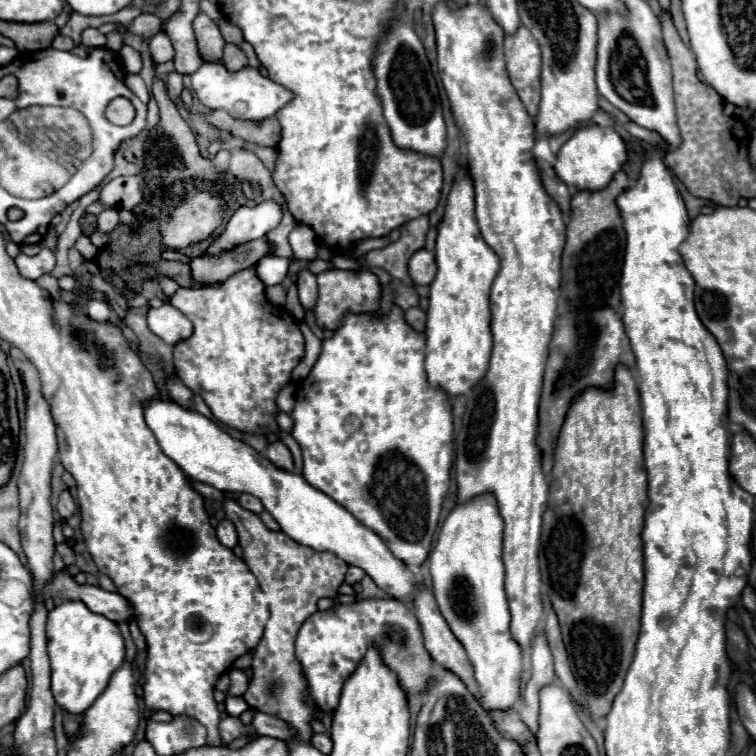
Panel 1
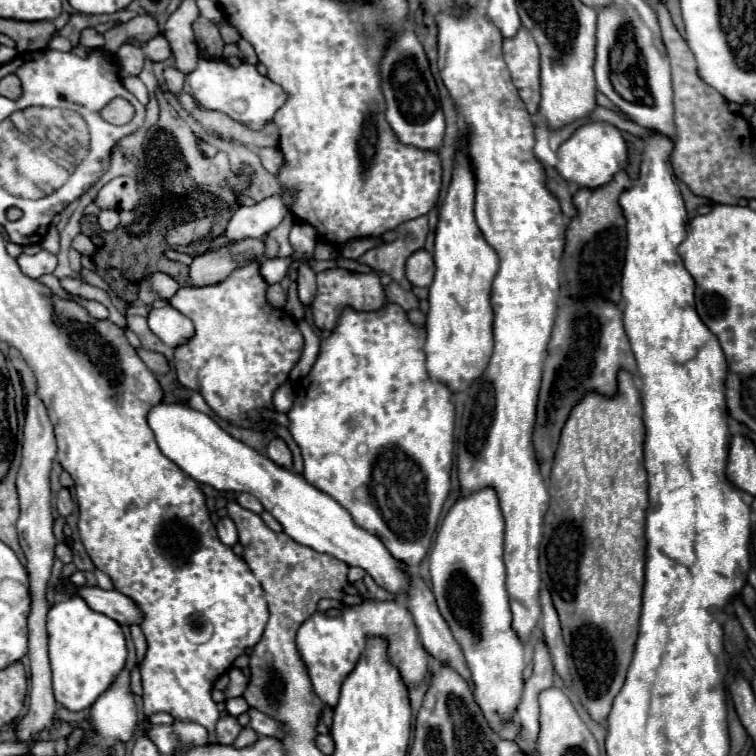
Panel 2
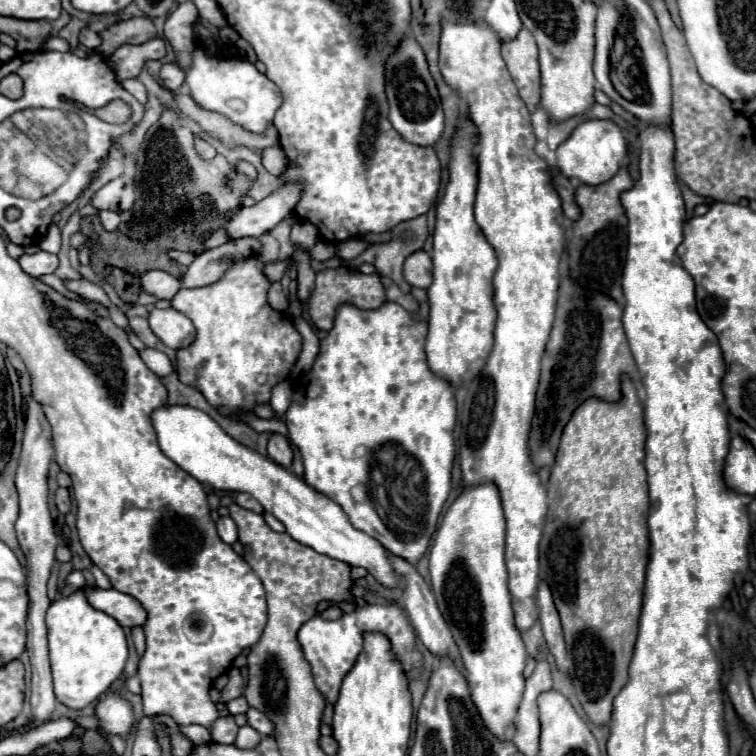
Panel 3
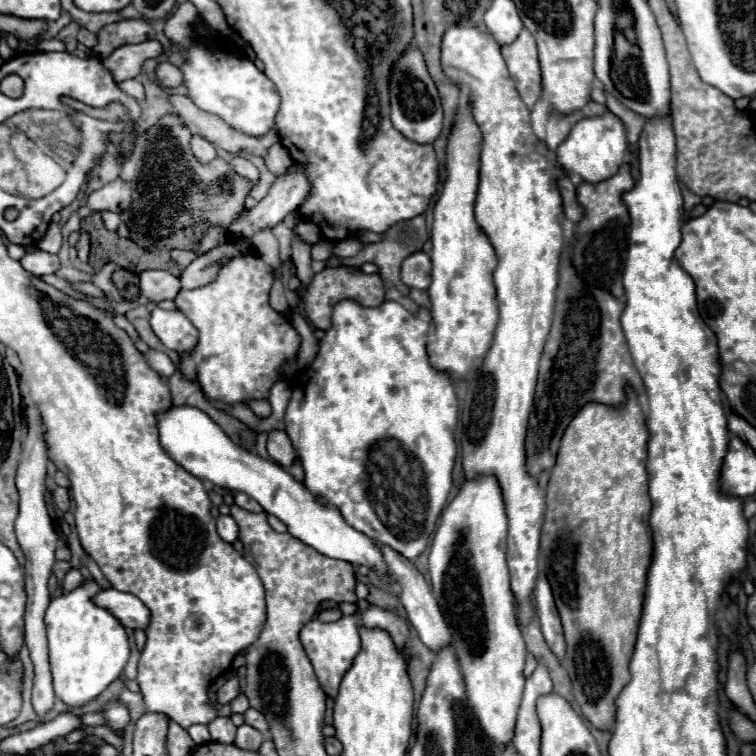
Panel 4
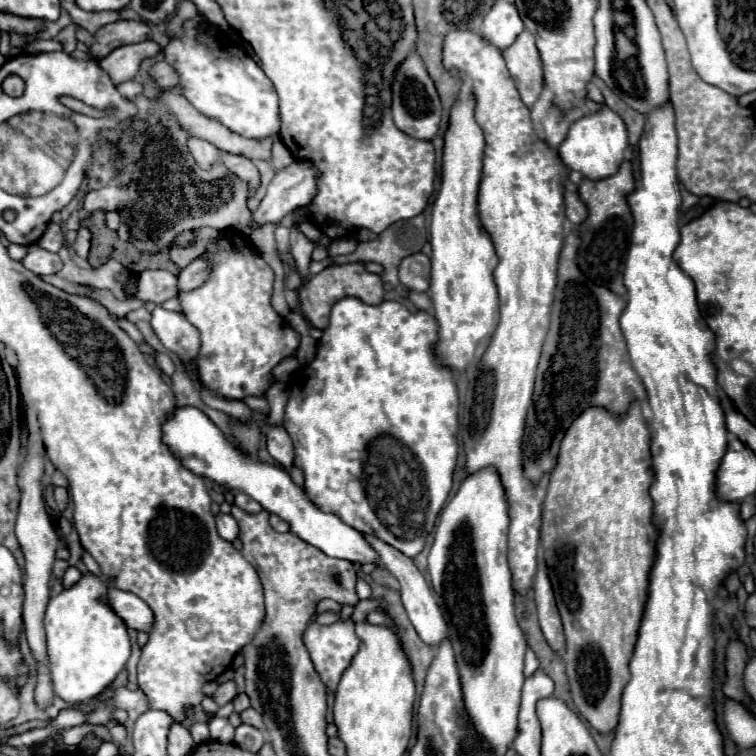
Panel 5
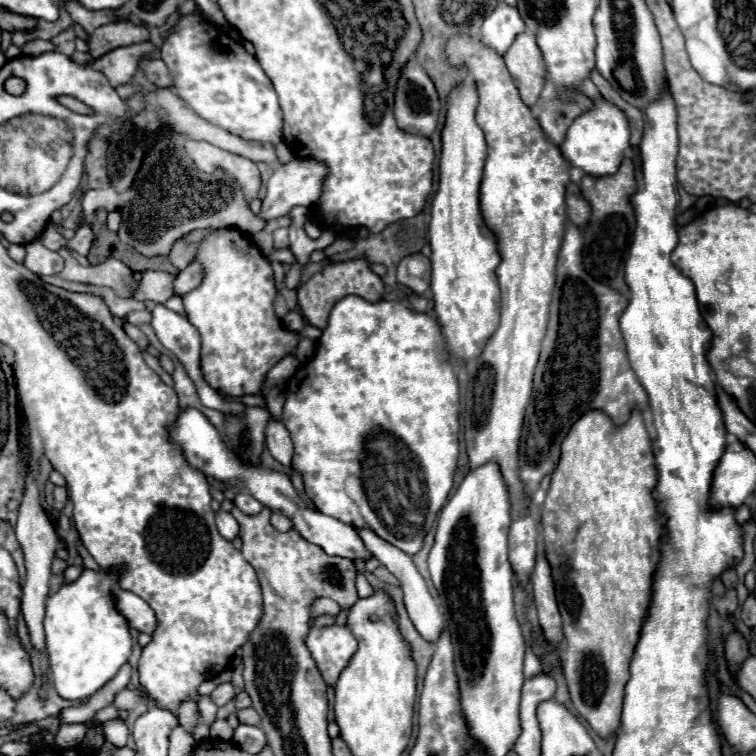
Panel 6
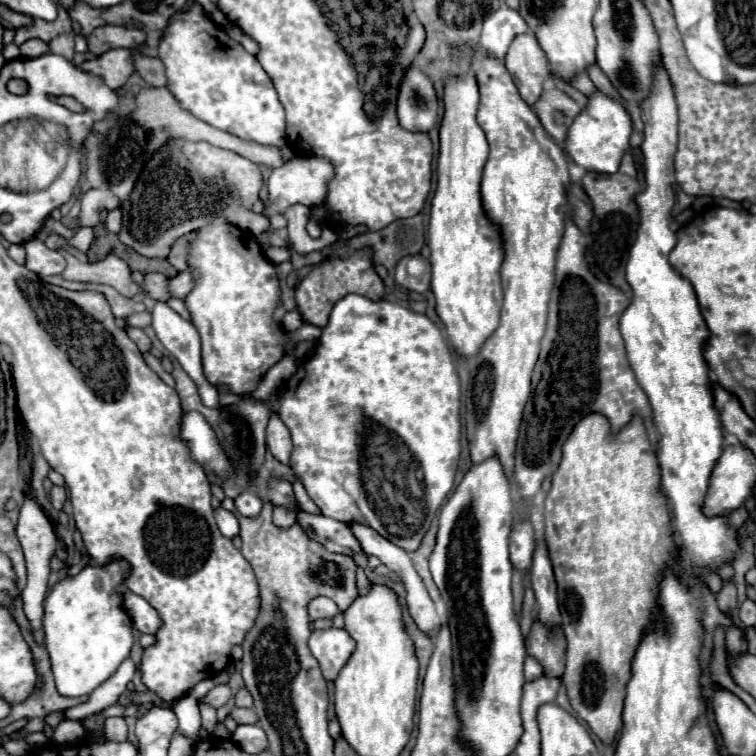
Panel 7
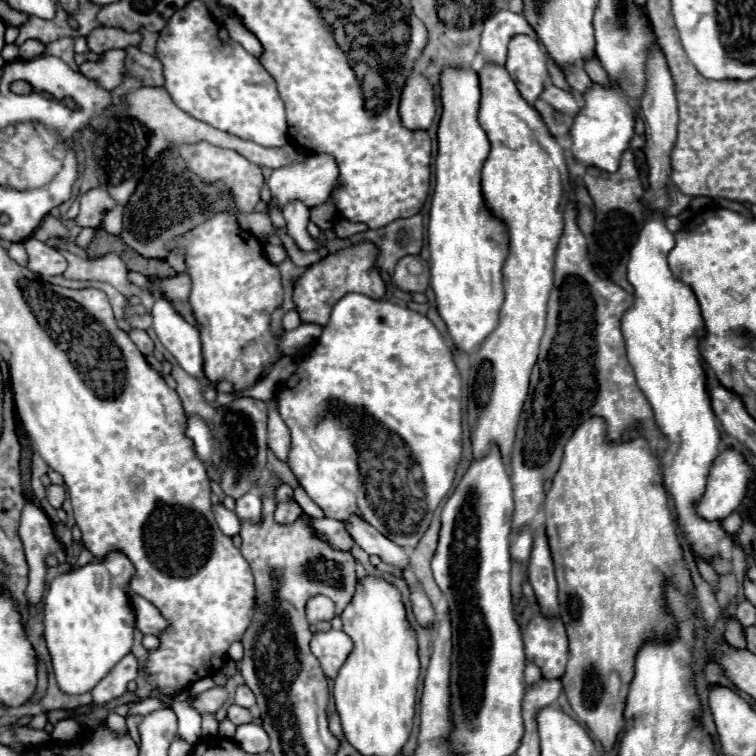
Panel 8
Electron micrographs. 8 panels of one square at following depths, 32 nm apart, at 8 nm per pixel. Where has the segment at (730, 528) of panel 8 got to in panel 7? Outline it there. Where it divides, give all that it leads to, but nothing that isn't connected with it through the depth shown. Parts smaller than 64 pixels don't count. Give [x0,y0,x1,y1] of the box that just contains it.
[730,507,748,530]

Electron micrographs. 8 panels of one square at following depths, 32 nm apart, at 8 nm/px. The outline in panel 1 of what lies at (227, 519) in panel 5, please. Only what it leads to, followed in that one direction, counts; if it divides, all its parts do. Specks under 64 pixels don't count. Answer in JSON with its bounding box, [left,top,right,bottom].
[216,520,238,548]

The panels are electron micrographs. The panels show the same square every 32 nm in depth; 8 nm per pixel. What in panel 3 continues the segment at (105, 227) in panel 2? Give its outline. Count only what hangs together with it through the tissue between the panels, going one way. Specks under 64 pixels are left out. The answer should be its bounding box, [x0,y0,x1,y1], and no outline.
[98,212,120,230]

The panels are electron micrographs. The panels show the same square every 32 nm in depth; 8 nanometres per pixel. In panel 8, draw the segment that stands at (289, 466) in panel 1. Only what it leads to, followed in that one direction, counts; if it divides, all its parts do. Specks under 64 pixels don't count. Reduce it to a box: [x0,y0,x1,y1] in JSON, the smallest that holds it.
[268,402,290,462]

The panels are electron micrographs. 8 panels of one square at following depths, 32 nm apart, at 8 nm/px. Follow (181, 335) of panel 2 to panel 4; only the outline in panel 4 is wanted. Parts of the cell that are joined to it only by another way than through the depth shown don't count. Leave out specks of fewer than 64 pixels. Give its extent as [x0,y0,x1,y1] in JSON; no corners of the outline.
[150,308,198,354]

